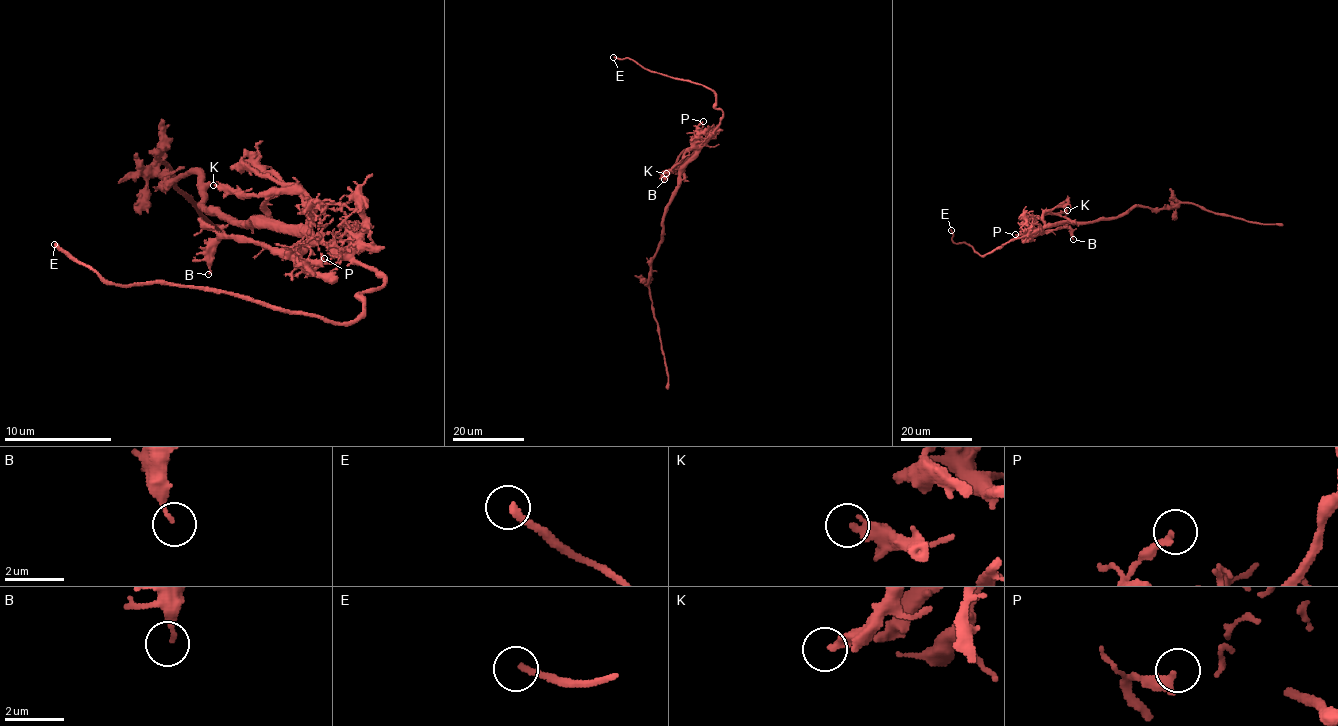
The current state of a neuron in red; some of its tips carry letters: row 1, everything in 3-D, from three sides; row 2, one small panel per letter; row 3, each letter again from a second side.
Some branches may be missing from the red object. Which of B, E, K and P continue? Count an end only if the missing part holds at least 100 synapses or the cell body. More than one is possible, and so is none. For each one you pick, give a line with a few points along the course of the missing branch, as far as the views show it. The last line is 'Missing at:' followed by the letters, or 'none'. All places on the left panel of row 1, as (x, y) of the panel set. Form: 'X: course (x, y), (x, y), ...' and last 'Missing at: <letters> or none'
Missing at: E

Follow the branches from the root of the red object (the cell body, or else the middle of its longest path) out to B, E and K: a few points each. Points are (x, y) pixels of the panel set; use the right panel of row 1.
B: (1073, 222), (1049, 223), (1042, 231), (1068, 228), (1073, 239)
E: (1073, 222), (1044, 224), (984, 256), (969, 244), (955, 243), (951, 230)
K: (1073, 222), (1044, 211), (1062, 214), (1067, 210)

